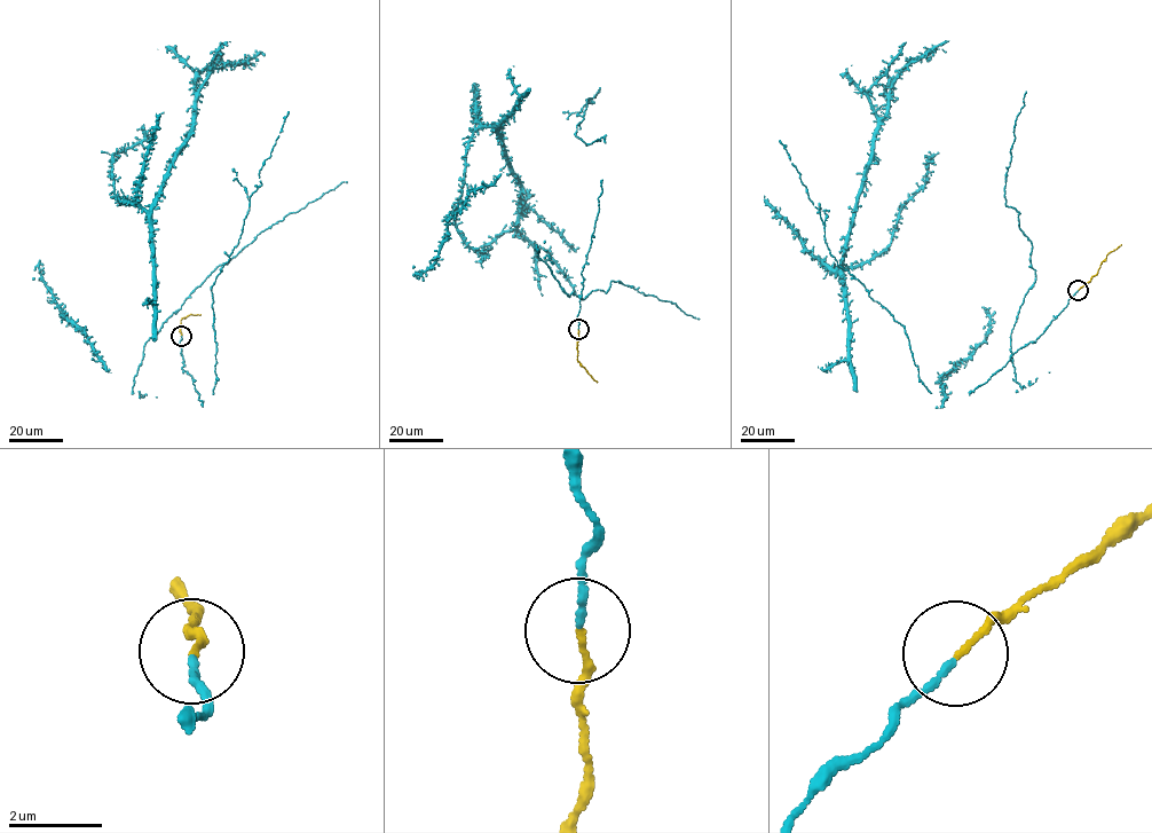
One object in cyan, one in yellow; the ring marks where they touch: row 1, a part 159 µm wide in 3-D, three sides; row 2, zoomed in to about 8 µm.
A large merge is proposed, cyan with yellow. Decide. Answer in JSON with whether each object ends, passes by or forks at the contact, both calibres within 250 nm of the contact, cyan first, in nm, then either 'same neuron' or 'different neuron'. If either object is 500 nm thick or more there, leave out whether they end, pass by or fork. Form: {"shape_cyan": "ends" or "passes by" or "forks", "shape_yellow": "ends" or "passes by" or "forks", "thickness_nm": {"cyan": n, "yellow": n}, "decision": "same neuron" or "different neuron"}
{"shape_cyan": "ends", "shape_yellow": "ends", "thickness_nm": {"cyan": 140, "yellow": 130}, "decision": "same neuron"}

